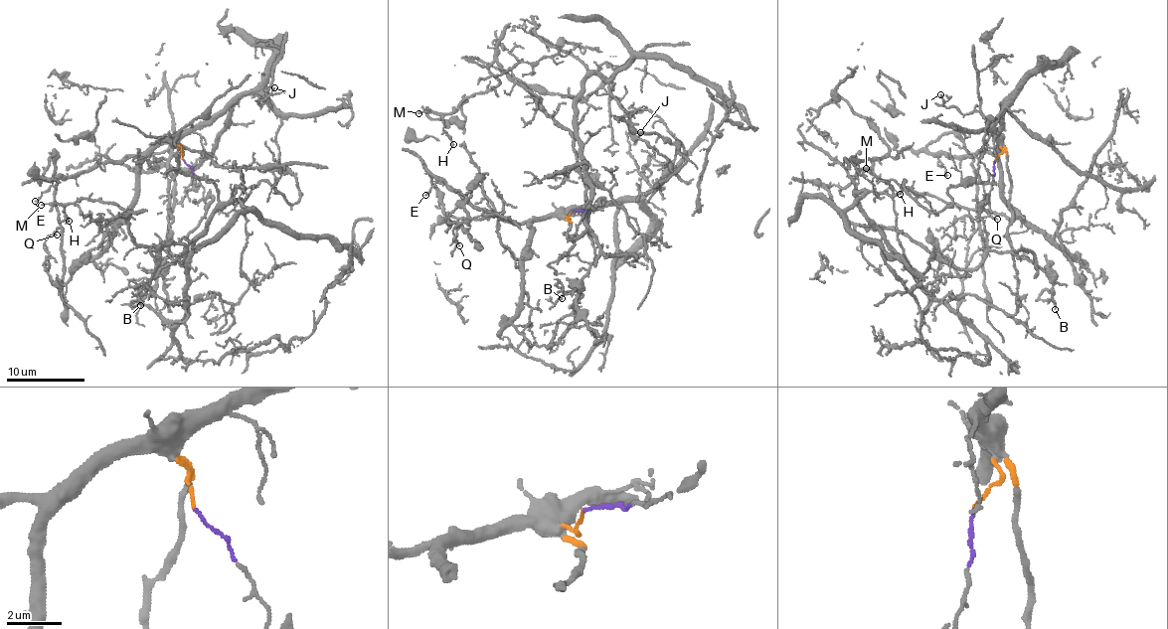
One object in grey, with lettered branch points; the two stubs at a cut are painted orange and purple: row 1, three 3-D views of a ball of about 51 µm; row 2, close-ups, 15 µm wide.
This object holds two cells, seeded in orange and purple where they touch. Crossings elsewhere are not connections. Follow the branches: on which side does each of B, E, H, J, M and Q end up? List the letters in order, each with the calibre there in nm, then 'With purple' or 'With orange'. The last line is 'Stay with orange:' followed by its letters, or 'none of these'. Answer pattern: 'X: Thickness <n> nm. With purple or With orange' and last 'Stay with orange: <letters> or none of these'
B: Thickness 140 nm. With purple
E: Thickness 140 nm. With orange
H: Thickness 70 nm. With purple
J: Thickness 130 nm. With orange
M: Thickness 110 nm. With purple
Q: Thickness 70 nm. With orange
Stay with orange: E, J, Q

